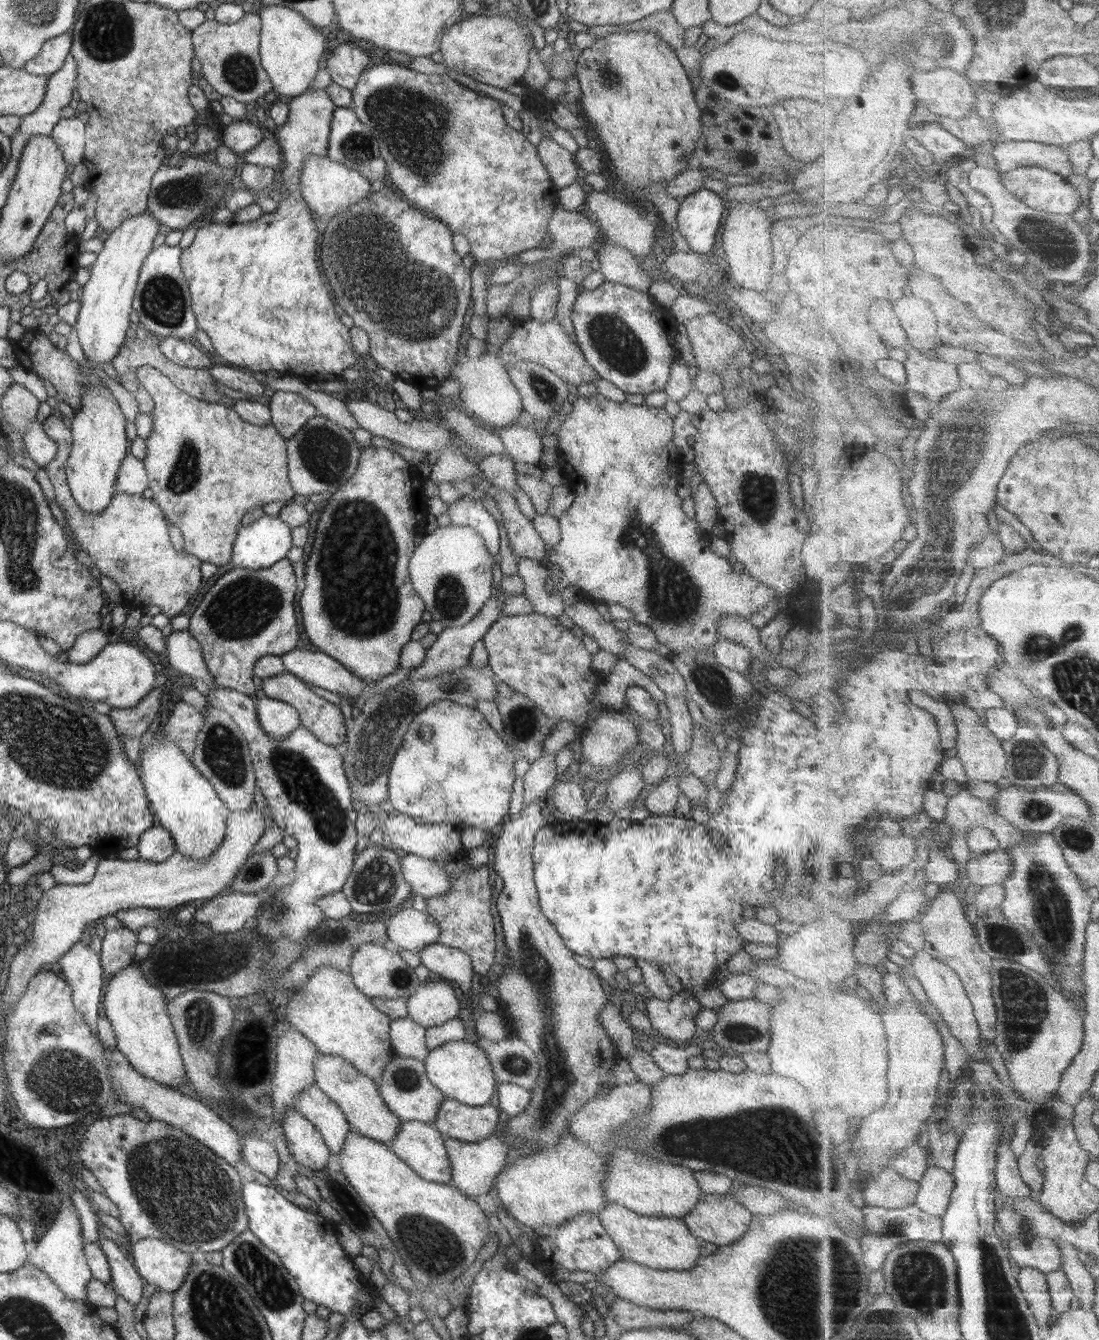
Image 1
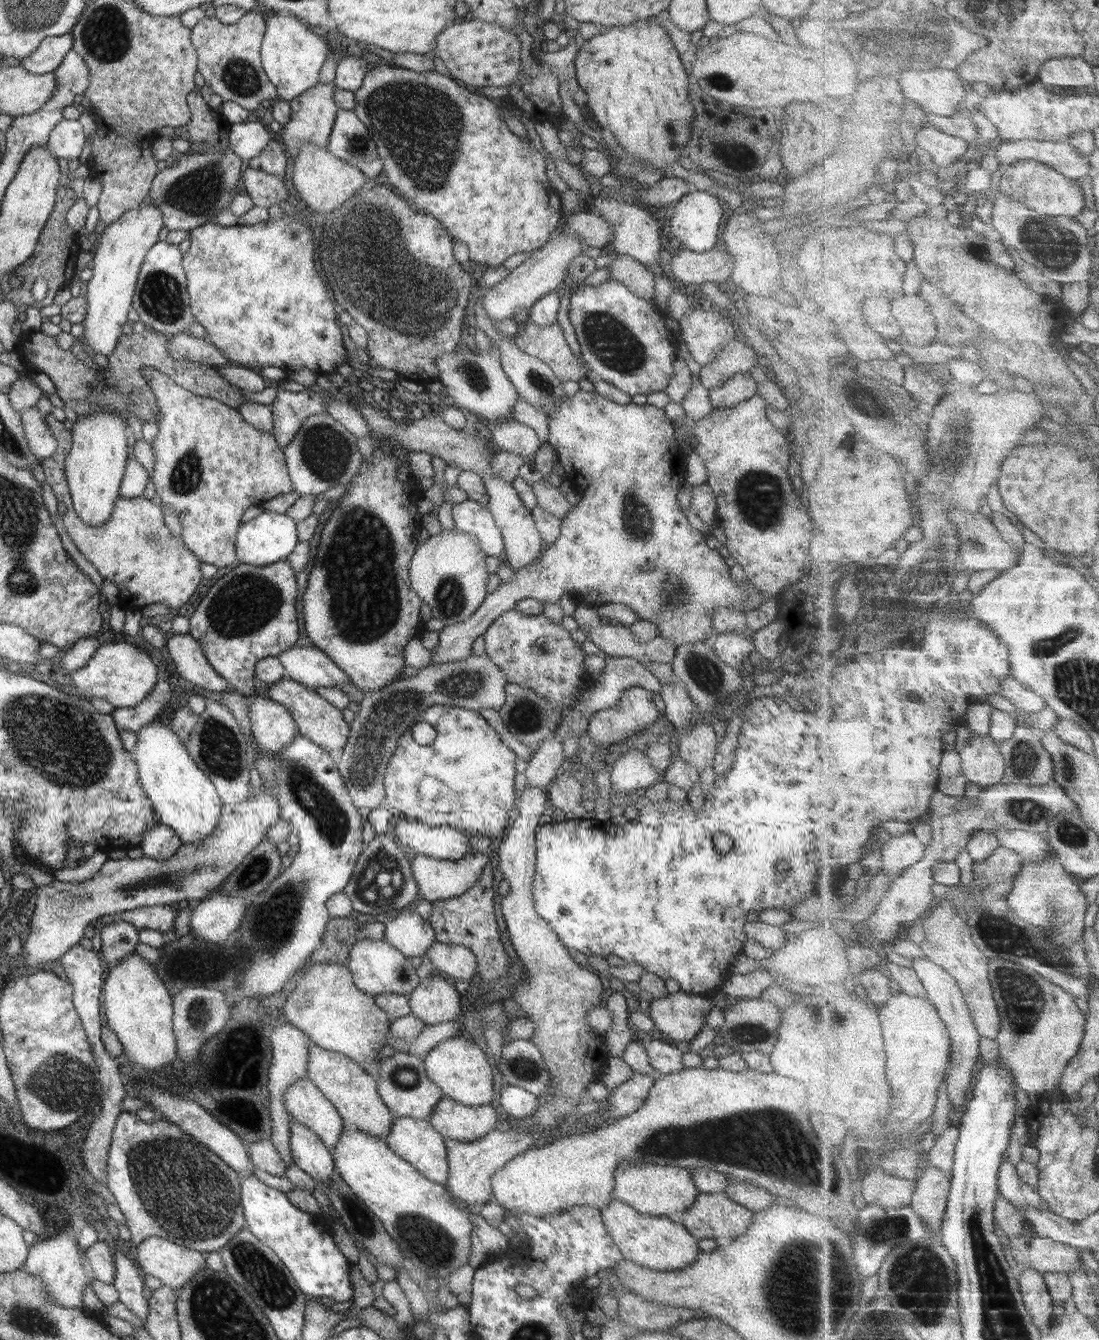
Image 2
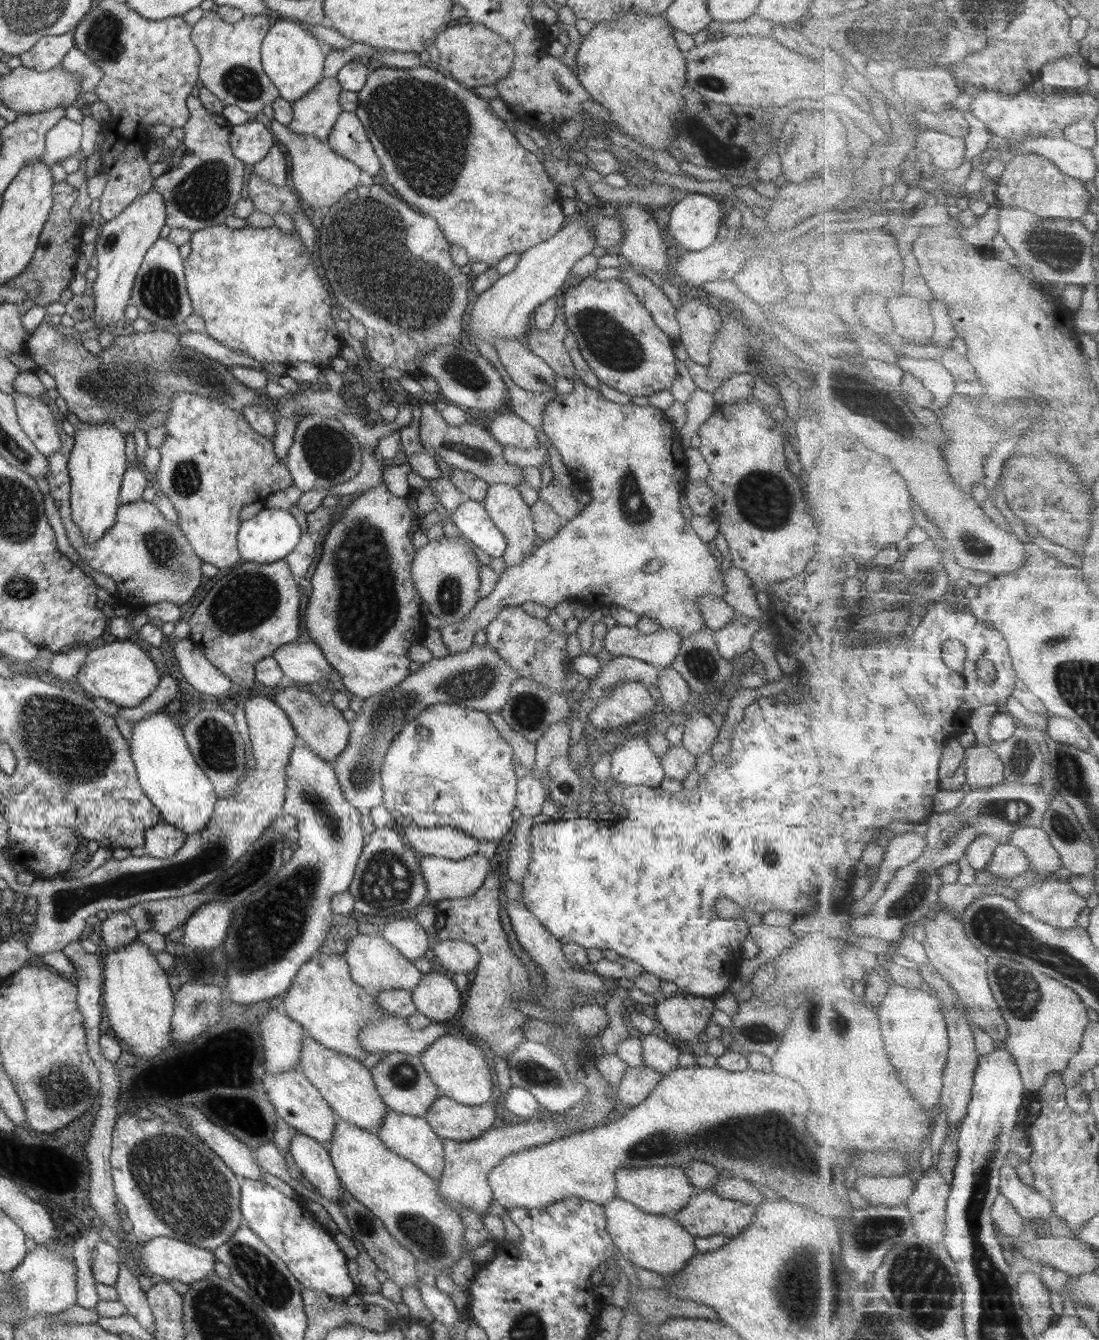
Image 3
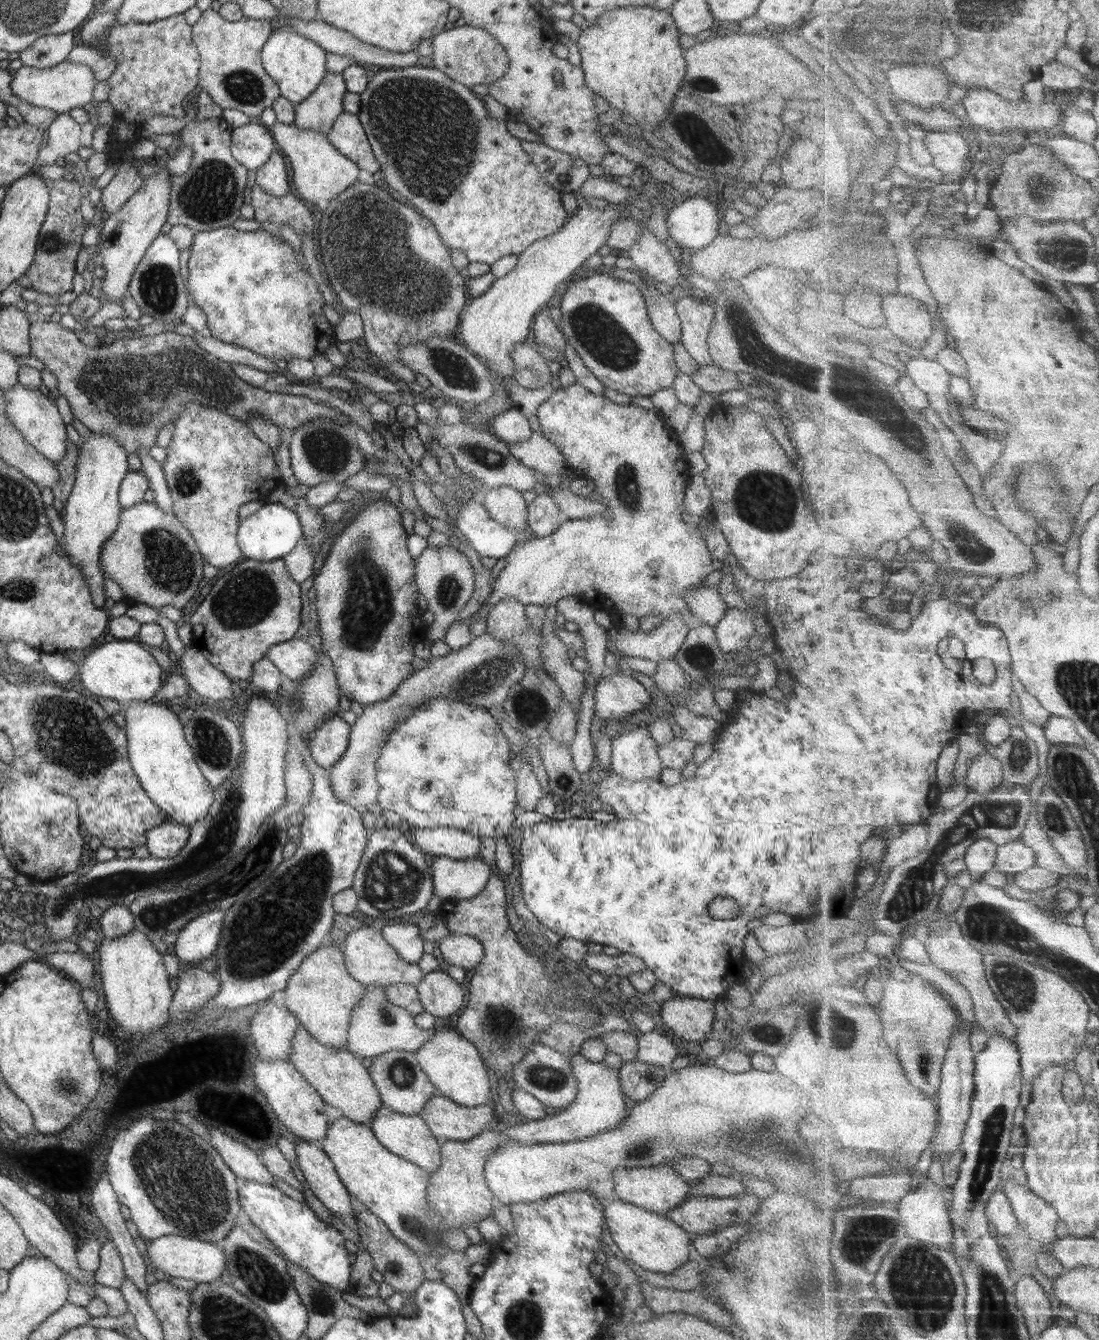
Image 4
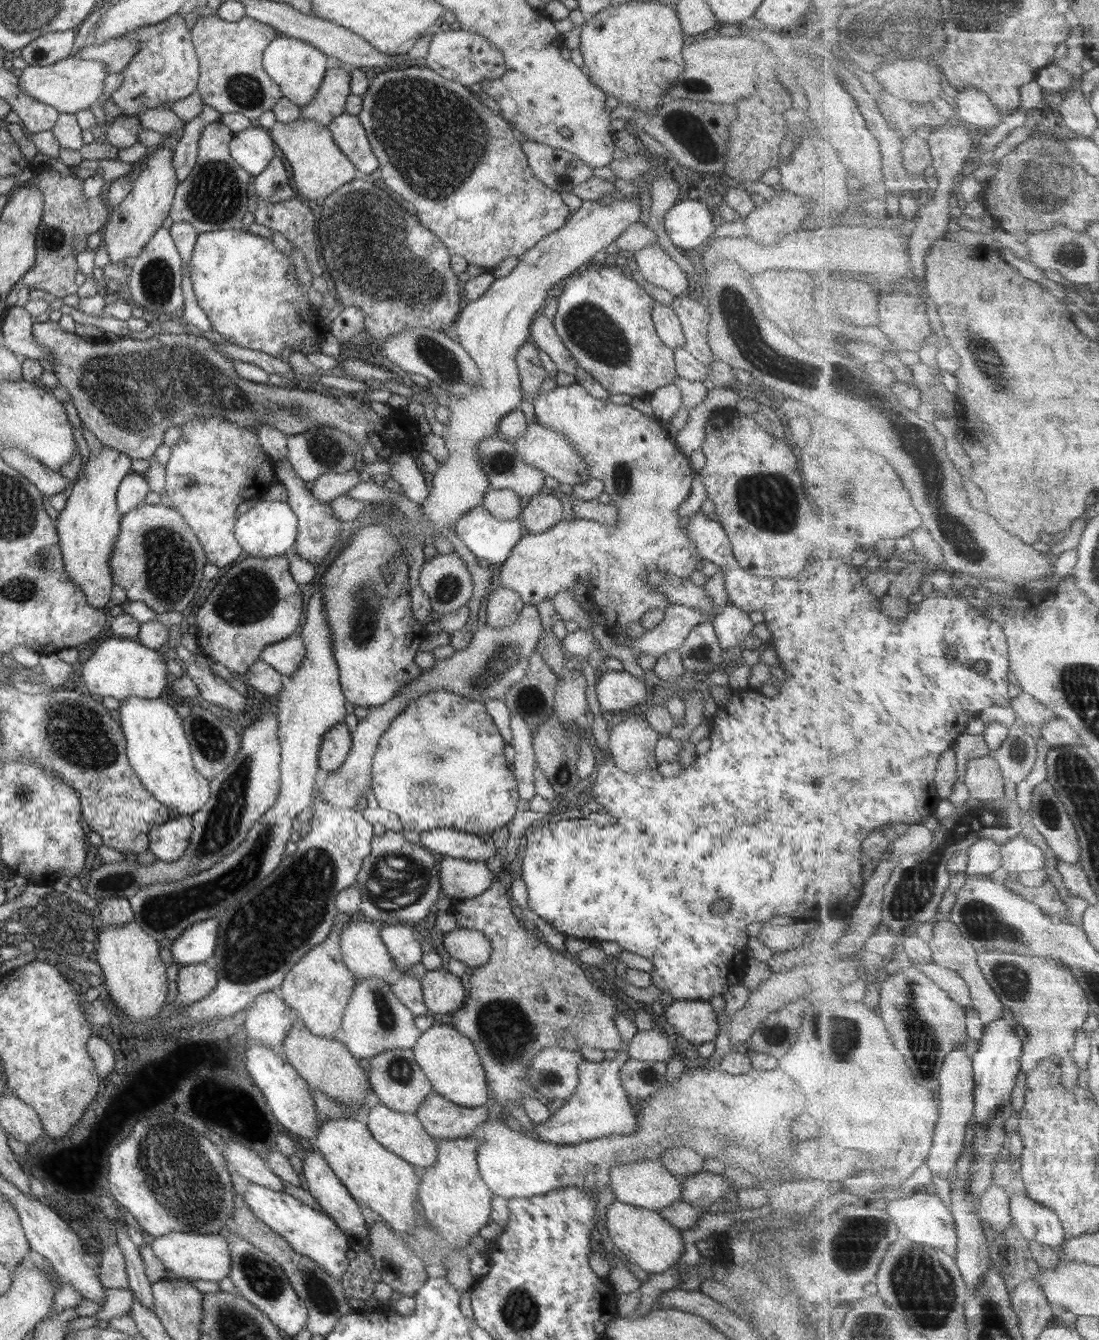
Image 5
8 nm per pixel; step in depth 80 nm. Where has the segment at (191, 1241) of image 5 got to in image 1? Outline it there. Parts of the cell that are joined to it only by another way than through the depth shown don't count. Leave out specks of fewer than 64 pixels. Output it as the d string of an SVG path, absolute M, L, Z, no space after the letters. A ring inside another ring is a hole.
M142 1238L131 1244L129 1258L145 1283L153 1284L163 1292L174 1293L192 1263L190 1255L162 1240Z

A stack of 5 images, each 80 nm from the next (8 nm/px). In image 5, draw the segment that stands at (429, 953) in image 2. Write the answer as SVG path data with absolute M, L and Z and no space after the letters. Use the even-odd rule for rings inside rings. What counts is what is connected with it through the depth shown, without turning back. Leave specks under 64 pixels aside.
M453 929L444 933L441 942L443 950L453 960L474 969L489 960L490 944L478 930Z

